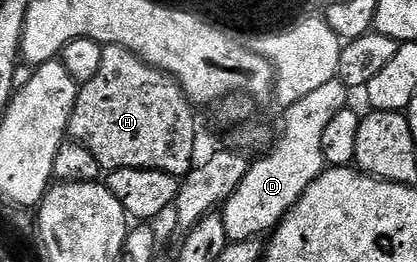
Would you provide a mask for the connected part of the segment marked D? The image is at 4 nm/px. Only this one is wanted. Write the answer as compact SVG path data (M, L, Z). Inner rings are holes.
M338 79L321 84L314 92L309 92L303 99L284 110L285 126L281 129L281 138L273 145L273 150L266 157L254 160L249 166L243 183L225 200L220 210L223 227L227 227L230 242L251 241L264 235L272 234L277 224L285 218L303 191L319 179L327 166L323 159L323 134L331 119L339 115L349 104L351 90Z

